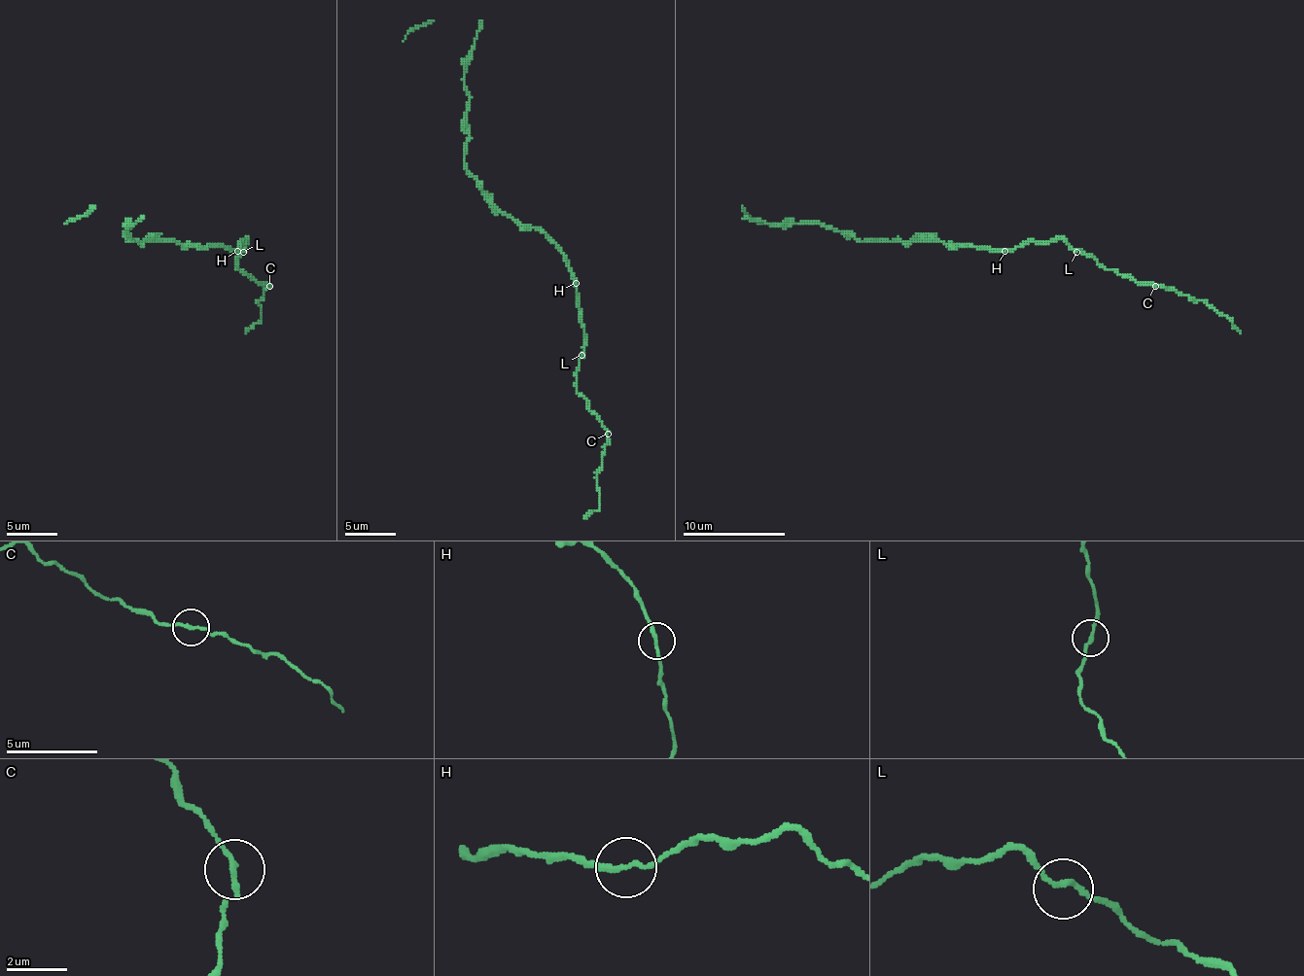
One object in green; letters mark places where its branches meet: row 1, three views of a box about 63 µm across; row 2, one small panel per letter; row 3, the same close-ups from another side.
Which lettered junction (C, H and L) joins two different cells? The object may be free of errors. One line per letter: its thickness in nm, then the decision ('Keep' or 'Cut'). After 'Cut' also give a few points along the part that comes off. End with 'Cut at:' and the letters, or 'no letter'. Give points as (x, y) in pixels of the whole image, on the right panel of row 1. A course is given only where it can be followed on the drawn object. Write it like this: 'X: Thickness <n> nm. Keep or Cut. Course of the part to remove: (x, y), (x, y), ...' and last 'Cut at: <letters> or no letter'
C: Thickness 170 nm. Keep
H: Thickness 180 nm. Keep
L: Thickness 170 nm. Keep
Cut at: no letter

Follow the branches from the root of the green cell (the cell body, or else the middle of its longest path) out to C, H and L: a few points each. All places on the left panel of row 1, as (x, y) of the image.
C: (210, 247), (238, 249), (246, 239), (246, 247), (238, 260), (238, 269), (268, 285)
H: (210, 247), (228, 247), (238, 252)
L: (210, 247), (238, 249), (246, 239), (243, 252)

